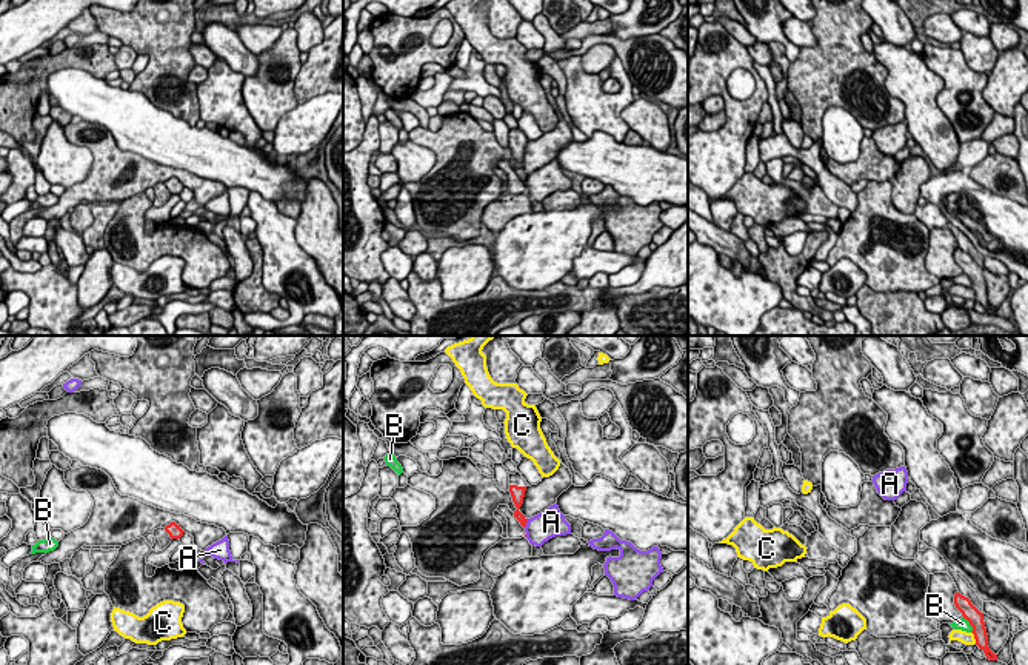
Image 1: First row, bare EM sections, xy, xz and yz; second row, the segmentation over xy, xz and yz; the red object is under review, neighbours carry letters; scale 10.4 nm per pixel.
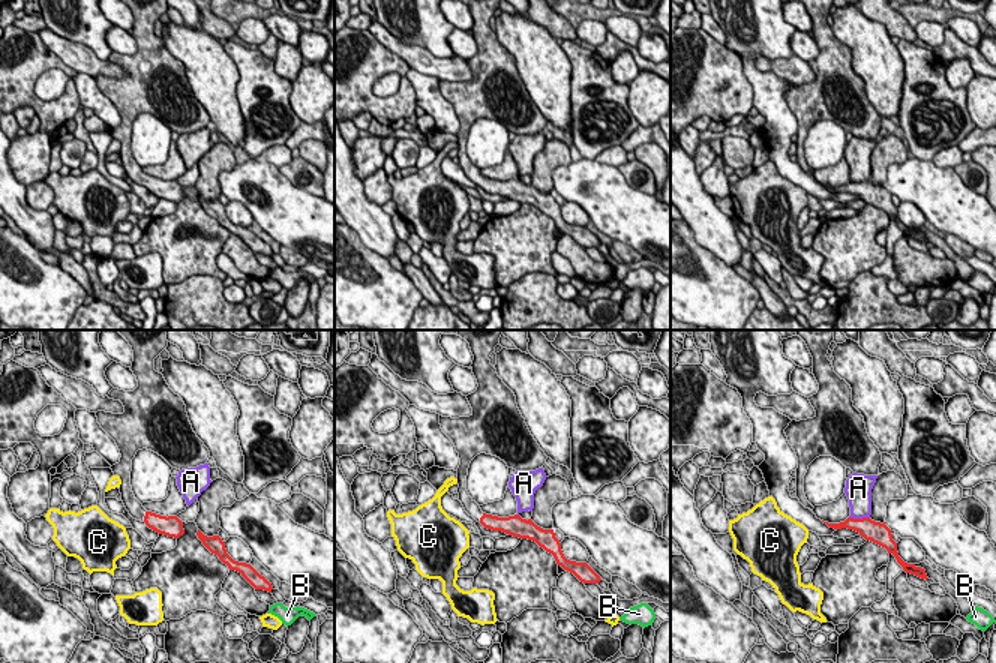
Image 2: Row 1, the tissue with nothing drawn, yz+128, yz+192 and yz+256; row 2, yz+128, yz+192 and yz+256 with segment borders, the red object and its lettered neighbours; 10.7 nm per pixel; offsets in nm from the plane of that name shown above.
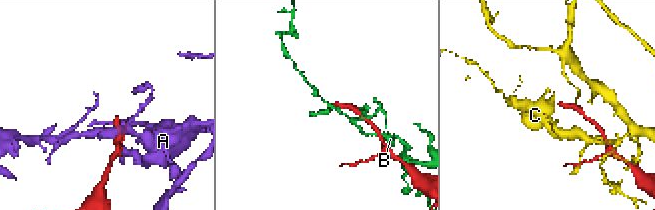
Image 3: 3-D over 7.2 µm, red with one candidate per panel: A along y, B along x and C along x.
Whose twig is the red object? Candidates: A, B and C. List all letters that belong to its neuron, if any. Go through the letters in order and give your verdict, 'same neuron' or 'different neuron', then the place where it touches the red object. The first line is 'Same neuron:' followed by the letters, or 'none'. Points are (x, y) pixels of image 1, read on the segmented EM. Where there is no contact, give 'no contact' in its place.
Same neuron: none
A: different neuron | xz (525, 524)
B: different neuron | yz (970, 624)
C: different neuron | yz (974, 638)

